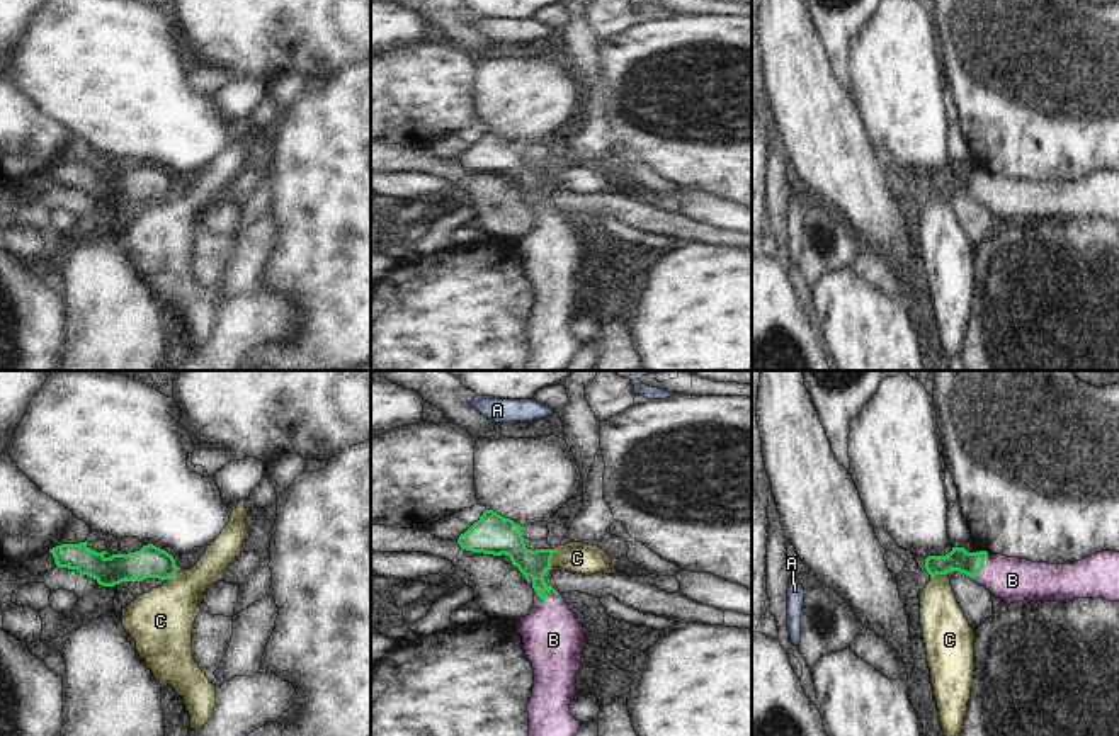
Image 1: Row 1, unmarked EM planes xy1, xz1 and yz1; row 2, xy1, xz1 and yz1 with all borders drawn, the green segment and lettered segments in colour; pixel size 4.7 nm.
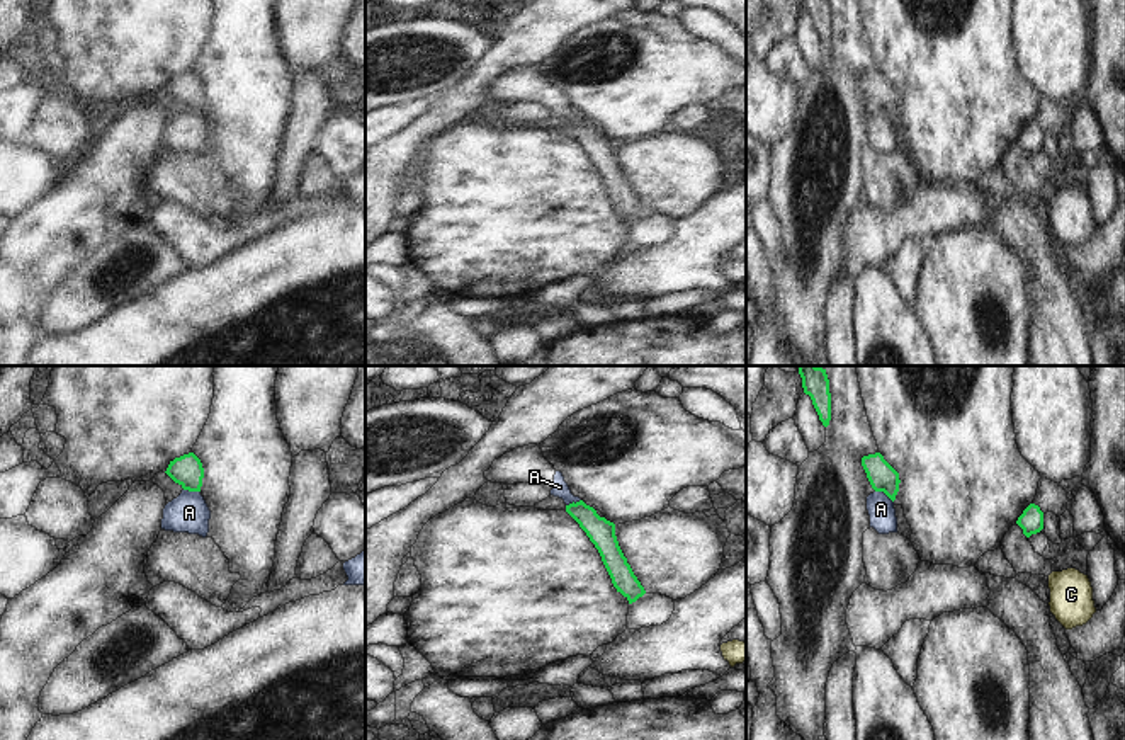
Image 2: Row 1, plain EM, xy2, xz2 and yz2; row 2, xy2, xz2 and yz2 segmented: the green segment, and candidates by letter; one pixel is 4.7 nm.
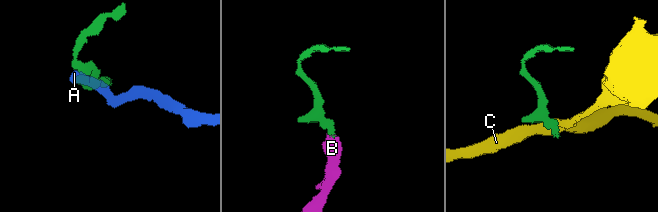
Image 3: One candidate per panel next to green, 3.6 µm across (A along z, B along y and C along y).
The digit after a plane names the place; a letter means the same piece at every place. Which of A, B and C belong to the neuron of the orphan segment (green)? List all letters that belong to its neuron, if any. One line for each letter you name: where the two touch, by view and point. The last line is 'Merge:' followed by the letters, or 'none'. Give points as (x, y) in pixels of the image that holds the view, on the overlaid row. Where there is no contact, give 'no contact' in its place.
B: xz1 (548, 595)
Merge: B

